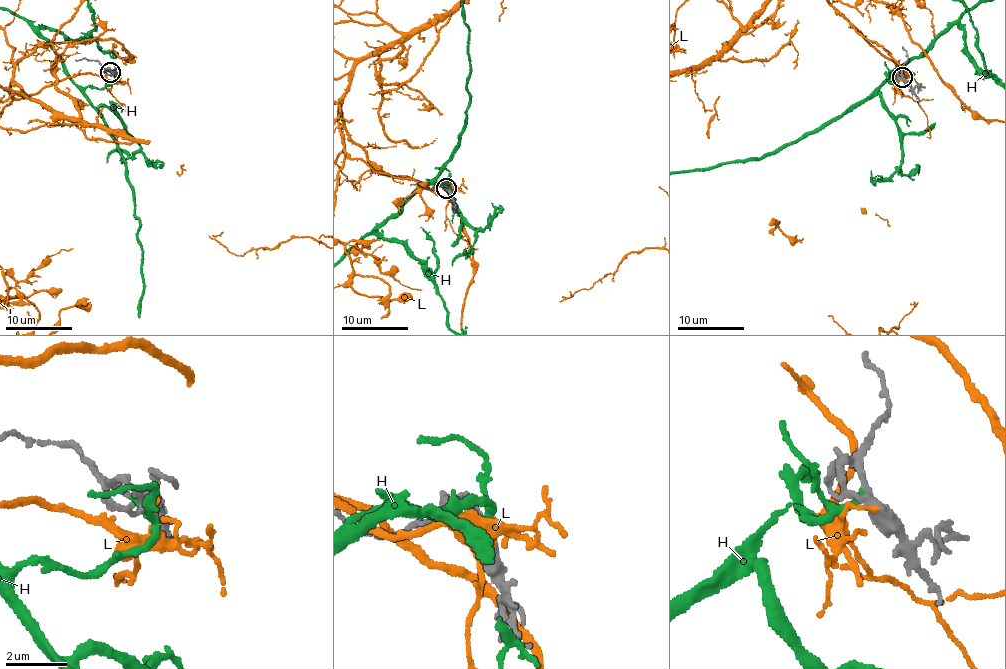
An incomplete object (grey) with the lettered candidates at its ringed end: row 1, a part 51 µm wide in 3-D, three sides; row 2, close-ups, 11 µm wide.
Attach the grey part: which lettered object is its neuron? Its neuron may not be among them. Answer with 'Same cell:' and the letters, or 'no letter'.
Same cell: H

